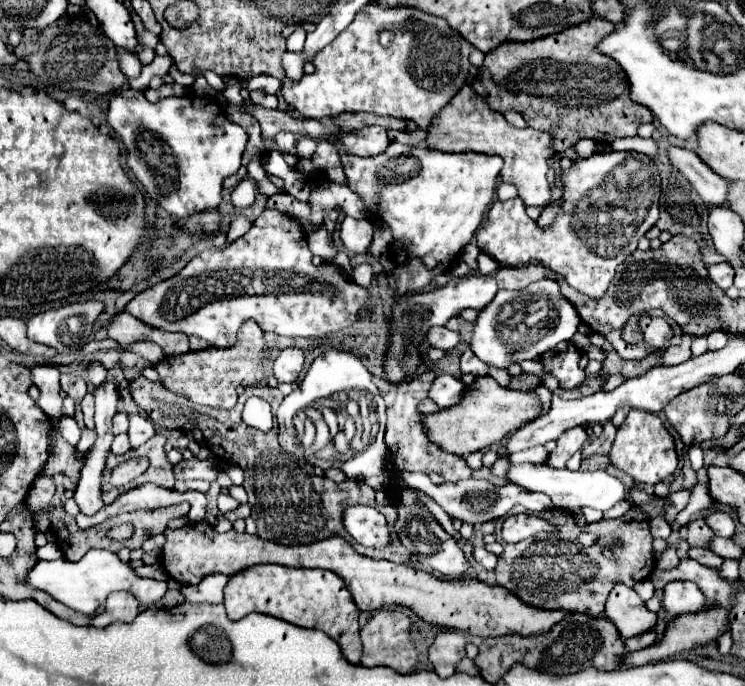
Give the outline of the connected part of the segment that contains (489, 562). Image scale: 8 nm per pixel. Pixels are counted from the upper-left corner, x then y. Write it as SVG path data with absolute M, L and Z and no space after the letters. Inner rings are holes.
M476 545L474 547L474 551L472 551L472 557L474 557L474 561L478 563L478 565L482 565L484 569L494 569L496 567L496 555L494 553L490 553L490 551L486 551L484 547L480 547L480 545Z

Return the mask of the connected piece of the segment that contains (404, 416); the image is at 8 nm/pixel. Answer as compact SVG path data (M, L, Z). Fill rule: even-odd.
M432 369L424 371L420 377L416 377L410 383L404 385L390 385L388 391L382 393L386 401L386 411L388 411L388 425L386 425L386 447L390 451L390 457L398 457L396 469L398 471L420 471L420 473L440 473L444 481L460 481L468 479L472 475L472 469L468 467L466 459L460 455L452 455L444 451L442 447L436 447L436 443L430 443L428 429L422 425L422 413L418 411L418 405L428 399L430 385L434 381L436 373Z

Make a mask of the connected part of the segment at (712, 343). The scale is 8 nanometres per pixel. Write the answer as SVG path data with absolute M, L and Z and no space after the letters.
M722 329L712 331L708 335L708 349L722 349L726 345L726 333Z

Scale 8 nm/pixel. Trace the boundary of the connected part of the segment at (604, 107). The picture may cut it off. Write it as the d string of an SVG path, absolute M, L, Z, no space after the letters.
M592 17L582 25L570 27L562 33L548 35L544 39L528 41L528 43L504 43L486 53L484 65L480 69L478 81L472 85L476 95L484 97L488 107L498 113L506 113L508 109L518 111L532 129L542 129L554 135L554 151L562 153L572 147L576 141L588 137L600 143L612 143L618 137L634 137L640 123L652 123L654 115L648 107L632 101L628 77L624 69L608 55L596 51L596 43L610 35L616 29L614 23Z

